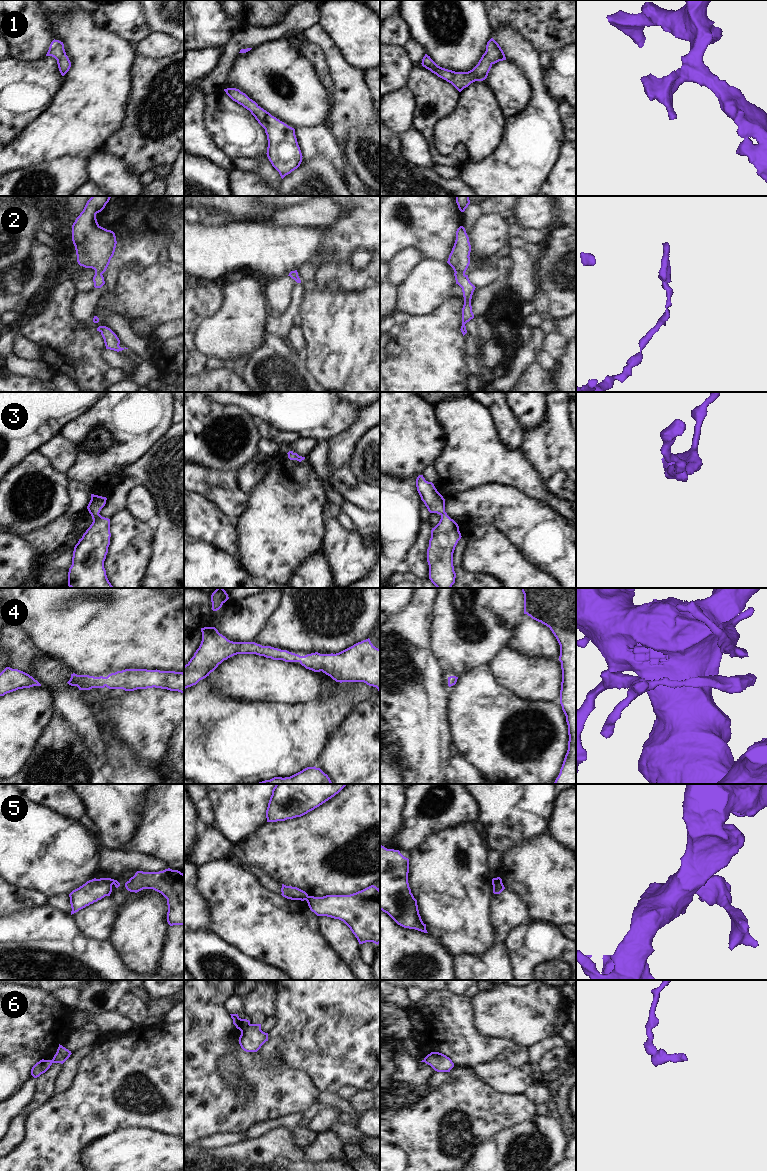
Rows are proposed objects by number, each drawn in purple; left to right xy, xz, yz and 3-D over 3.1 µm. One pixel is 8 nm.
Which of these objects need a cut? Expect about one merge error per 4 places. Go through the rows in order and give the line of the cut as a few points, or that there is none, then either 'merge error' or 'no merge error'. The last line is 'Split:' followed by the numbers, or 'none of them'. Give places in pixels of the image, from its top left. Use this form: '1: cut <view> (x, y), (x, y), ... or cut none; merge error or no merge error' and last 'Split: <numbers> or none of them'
1: cut none; no merge error
2: cut none; no merge error
3: cut none; no merge error
4: cut none; no merge error
5: cut xz (308, 896), (305, 899); merge error
6: cut xz (250, 1024), (241, 1032); merge error
Split: 5, 6

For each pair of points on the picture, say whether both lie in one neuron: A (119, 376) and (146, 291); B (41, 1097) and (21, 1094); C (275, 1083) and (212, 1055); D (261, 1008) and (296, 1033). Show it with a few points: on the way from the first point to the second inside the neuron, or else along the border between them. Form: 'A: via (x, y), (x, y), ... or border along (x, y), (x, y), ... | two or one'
A: border along (110, 368), (106, 373), (105, 381) | two
B: border along (35, 1078), (33, 1096), (17, 1114) | two
C: via (249, 1107), (229, 1115), (220, 1104), (212, 1081) | one
D: border along (275, 991), (273, 1014) | two

